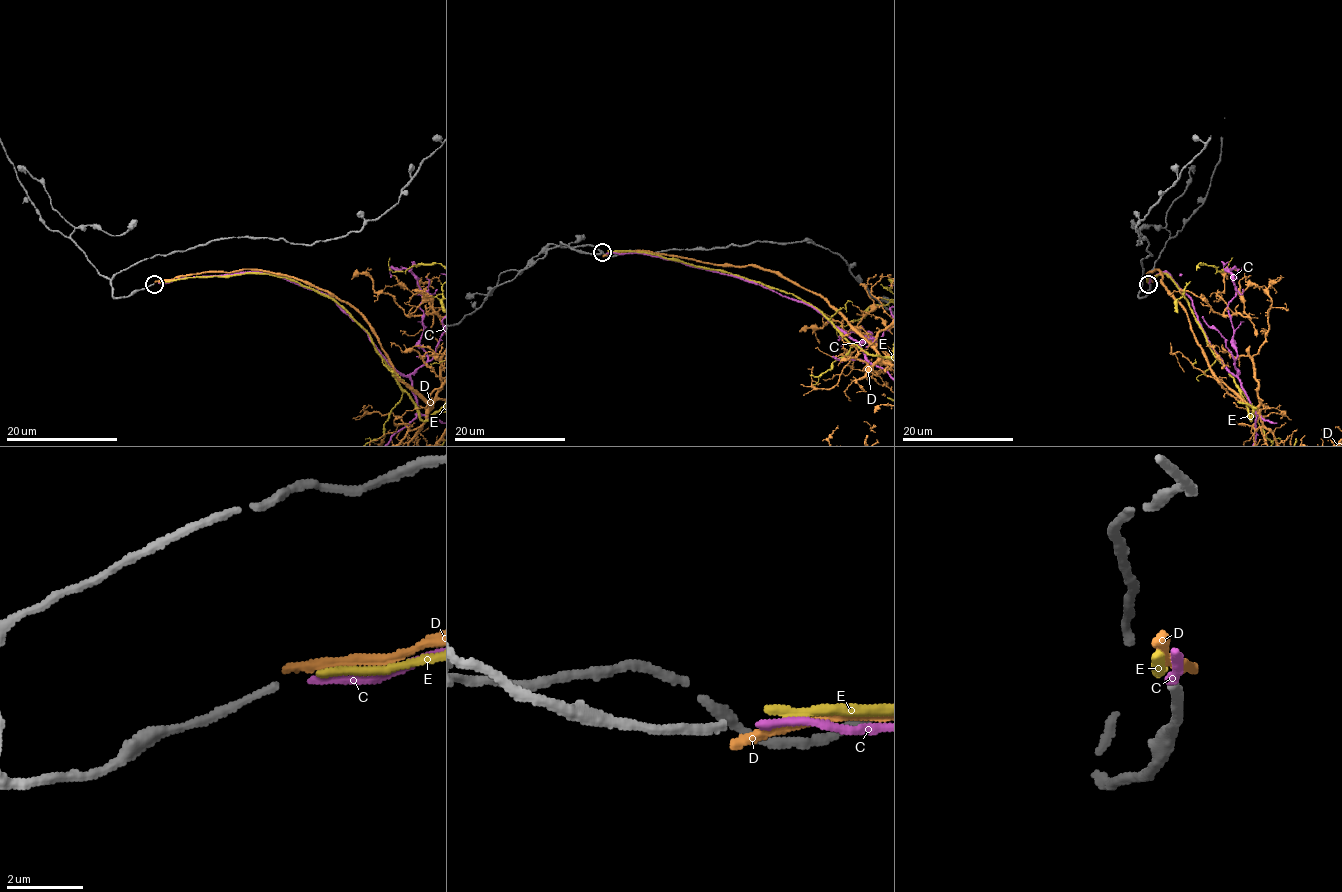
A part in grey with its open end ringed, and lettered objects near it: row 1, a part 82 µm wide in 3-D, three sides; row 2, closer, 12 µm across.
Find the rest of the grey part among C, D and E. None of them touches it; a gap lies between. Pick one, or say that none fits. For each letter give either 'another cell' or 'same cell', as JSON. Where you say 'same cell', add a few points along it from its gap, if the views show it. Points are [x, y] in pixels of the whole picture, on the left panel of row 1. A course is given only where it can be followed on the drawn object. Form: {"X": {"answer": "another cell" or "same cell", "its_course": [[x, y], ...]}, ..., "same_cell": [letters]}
{"C": {"answer": "another cell"}, "D": {"answer": "another cell"}, "E": {"answer": "another cell"}, "same_cell": []}

